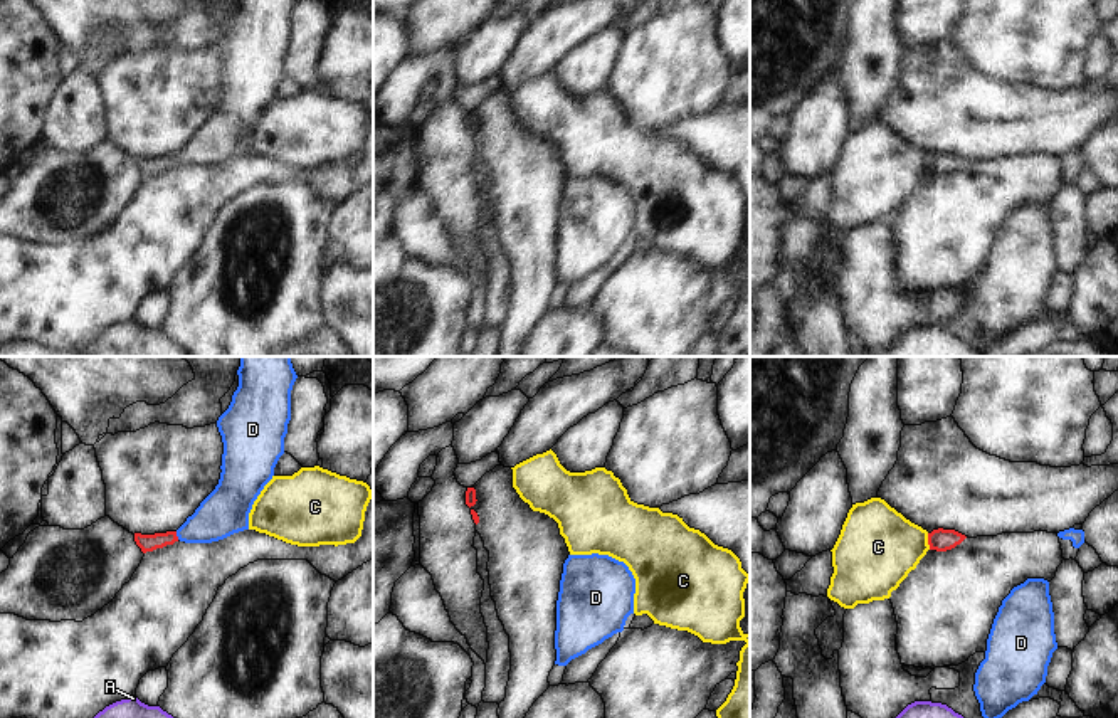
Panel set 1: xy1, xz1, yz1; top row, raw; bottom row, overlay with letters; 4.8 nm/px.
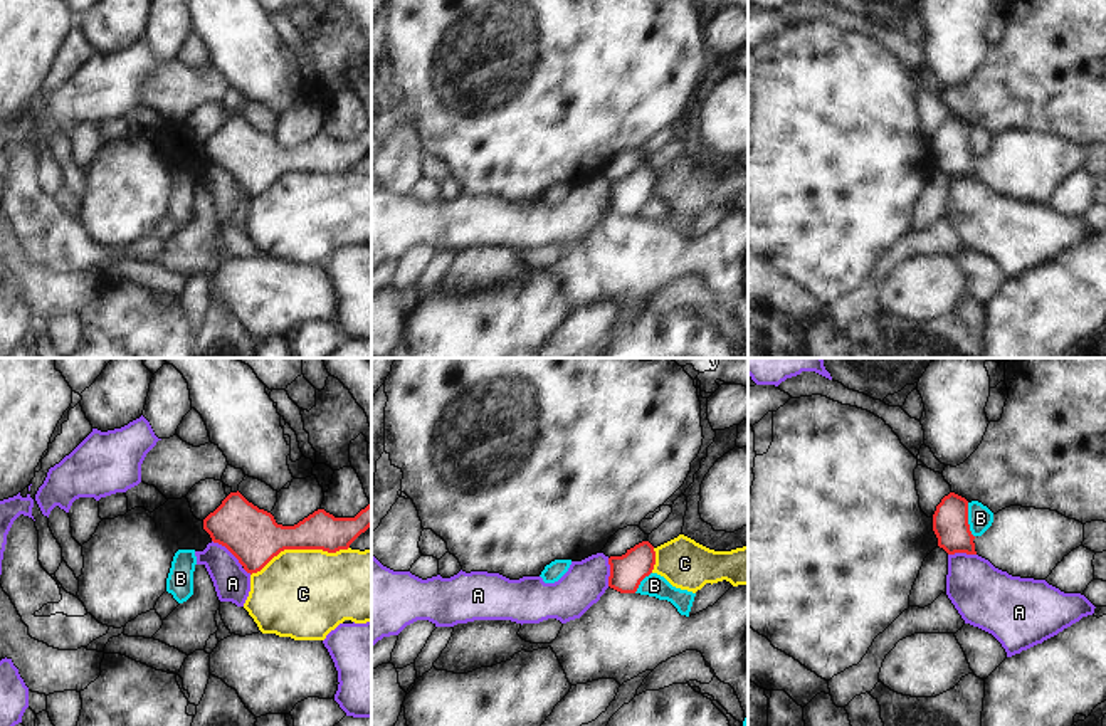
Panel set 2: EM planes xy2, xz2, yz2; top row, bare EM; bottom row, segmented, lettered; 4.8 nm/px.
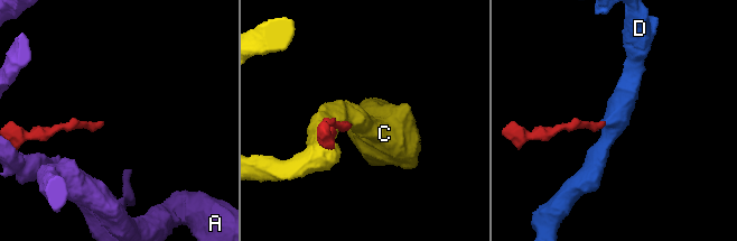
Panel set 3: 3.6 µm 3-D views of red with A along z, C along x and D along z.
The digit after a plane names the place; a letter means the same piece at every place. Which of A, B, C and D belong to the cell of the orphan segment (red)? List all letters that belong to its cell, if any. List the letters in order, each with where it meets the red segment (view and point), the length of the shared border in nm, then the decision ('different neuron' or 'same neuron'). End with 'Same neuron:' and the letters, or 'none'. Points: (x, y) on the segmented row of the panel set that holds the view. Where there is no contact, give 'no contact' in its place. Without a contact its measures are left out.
A: xy2 (227, 548) | 200 nm | different neuron
B: yz2 (967, 520) | 170 nm | different neuron
C: xy2 (300, 548) | 500 nm | different neuron
D: xy1 (175, 535) | 40 nm | same neuron
Same neuron: D

